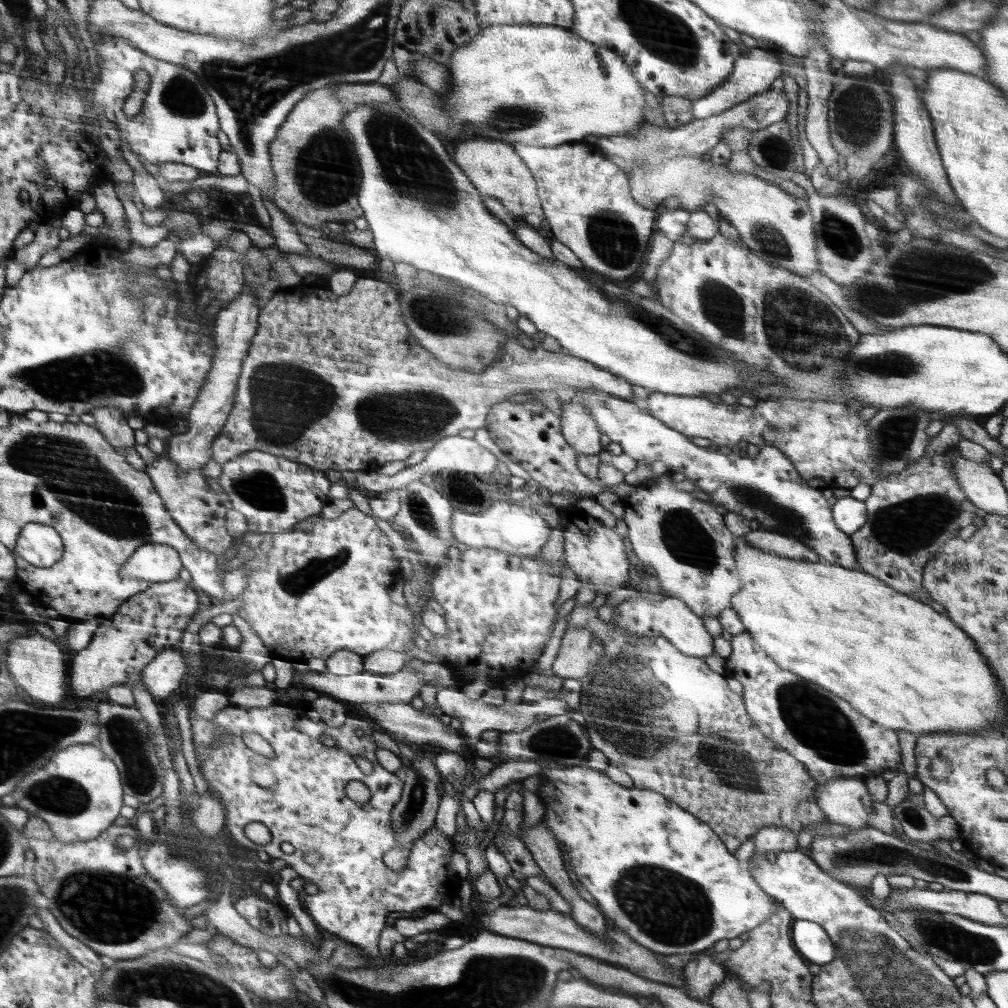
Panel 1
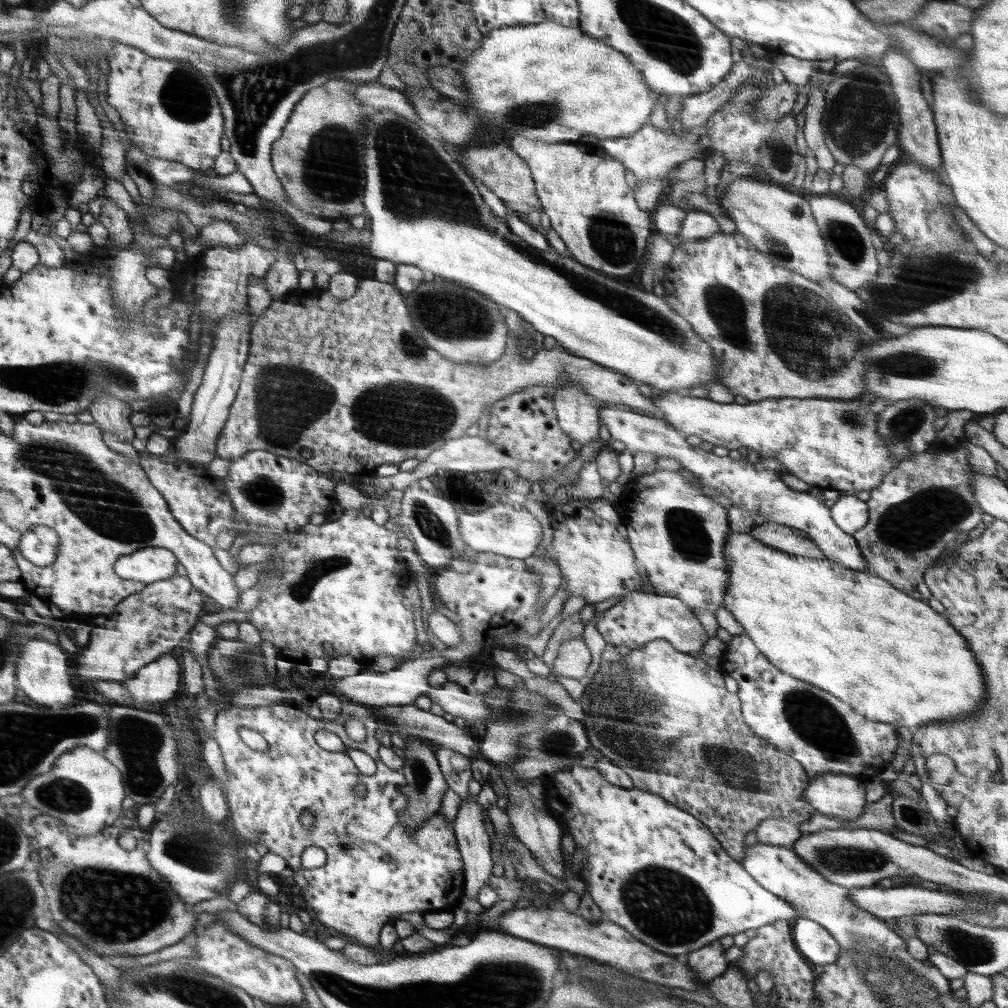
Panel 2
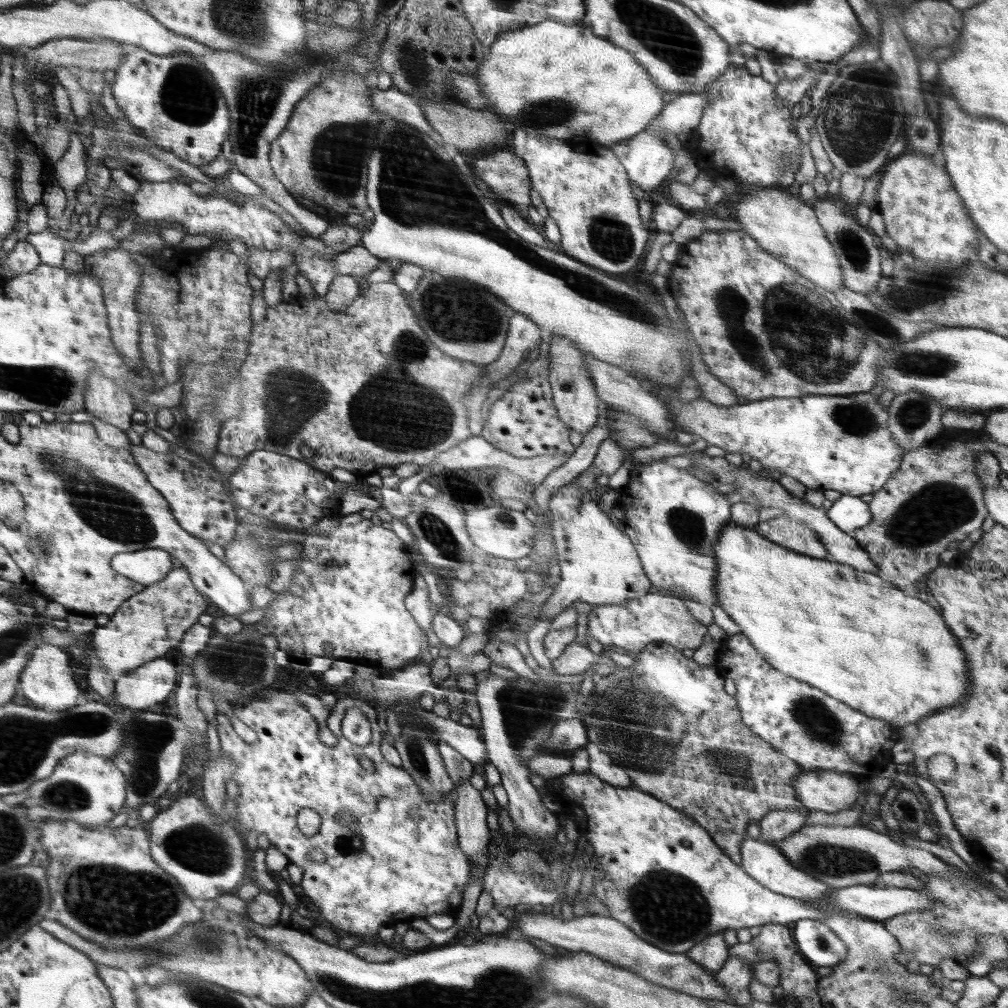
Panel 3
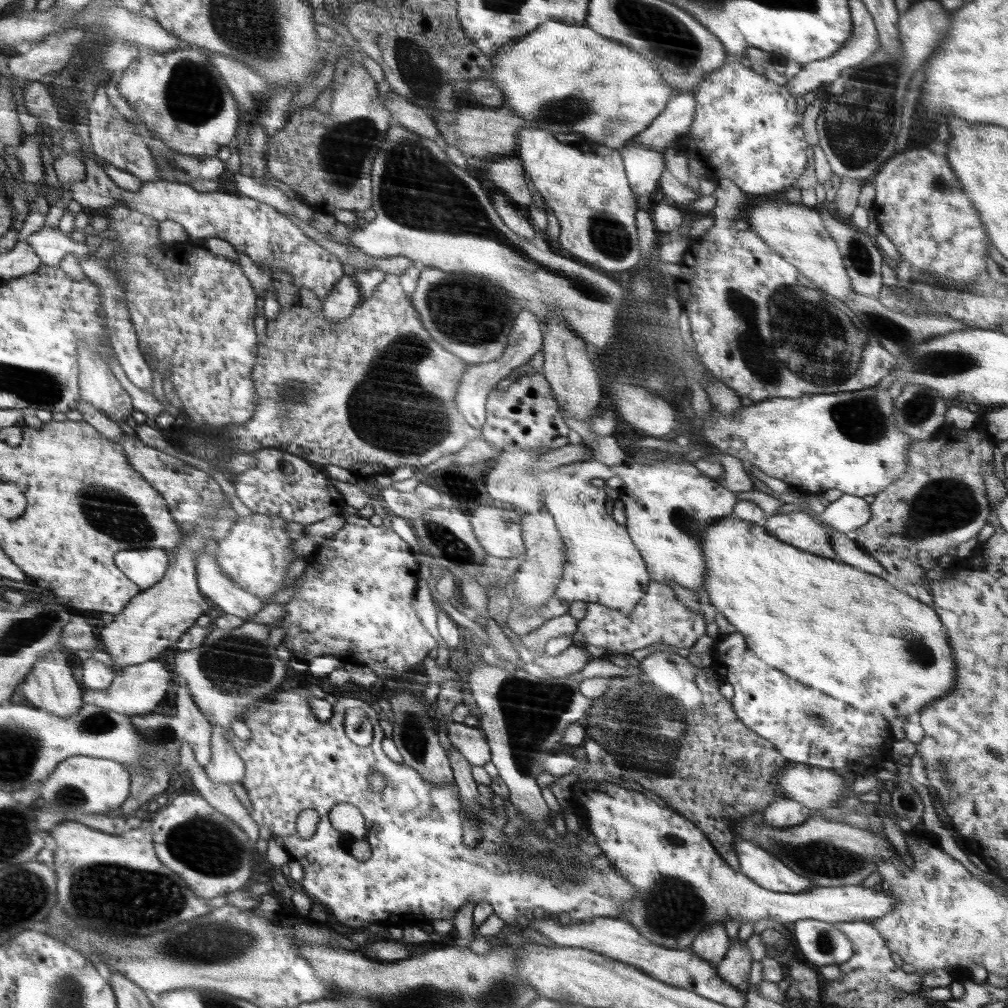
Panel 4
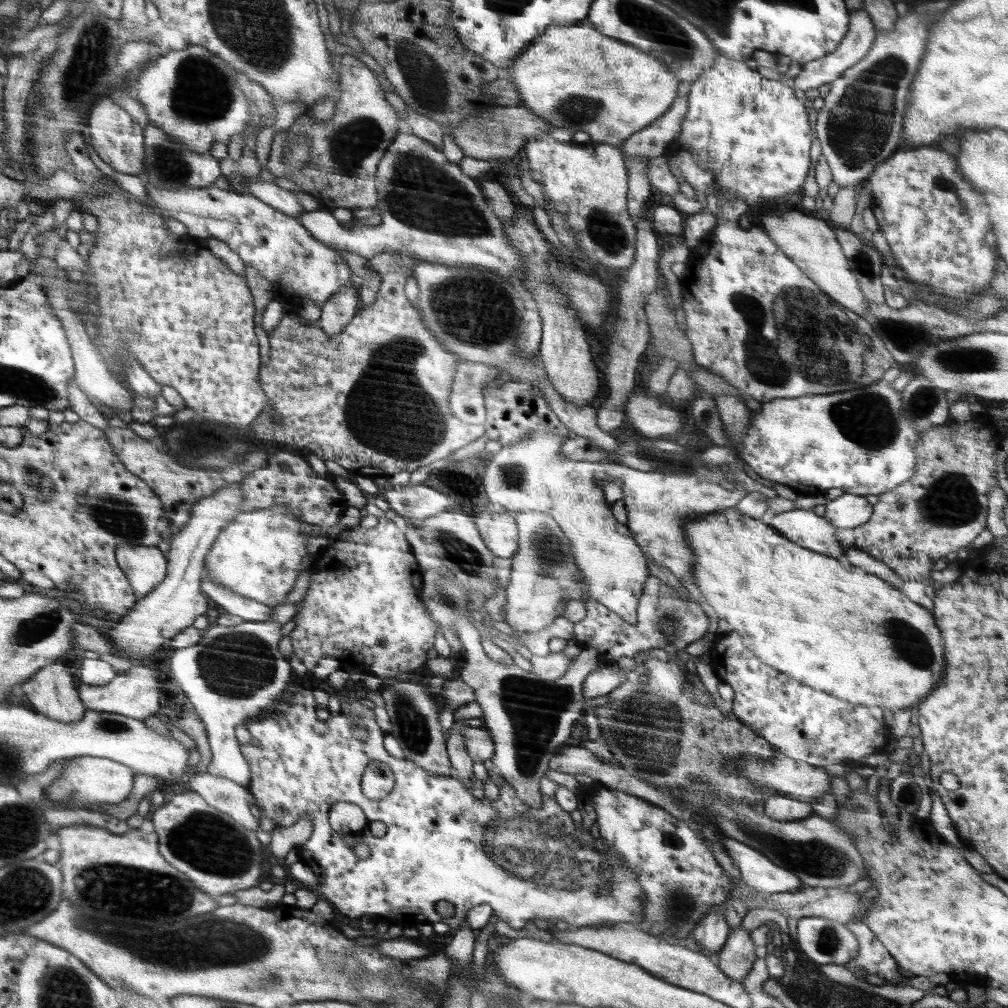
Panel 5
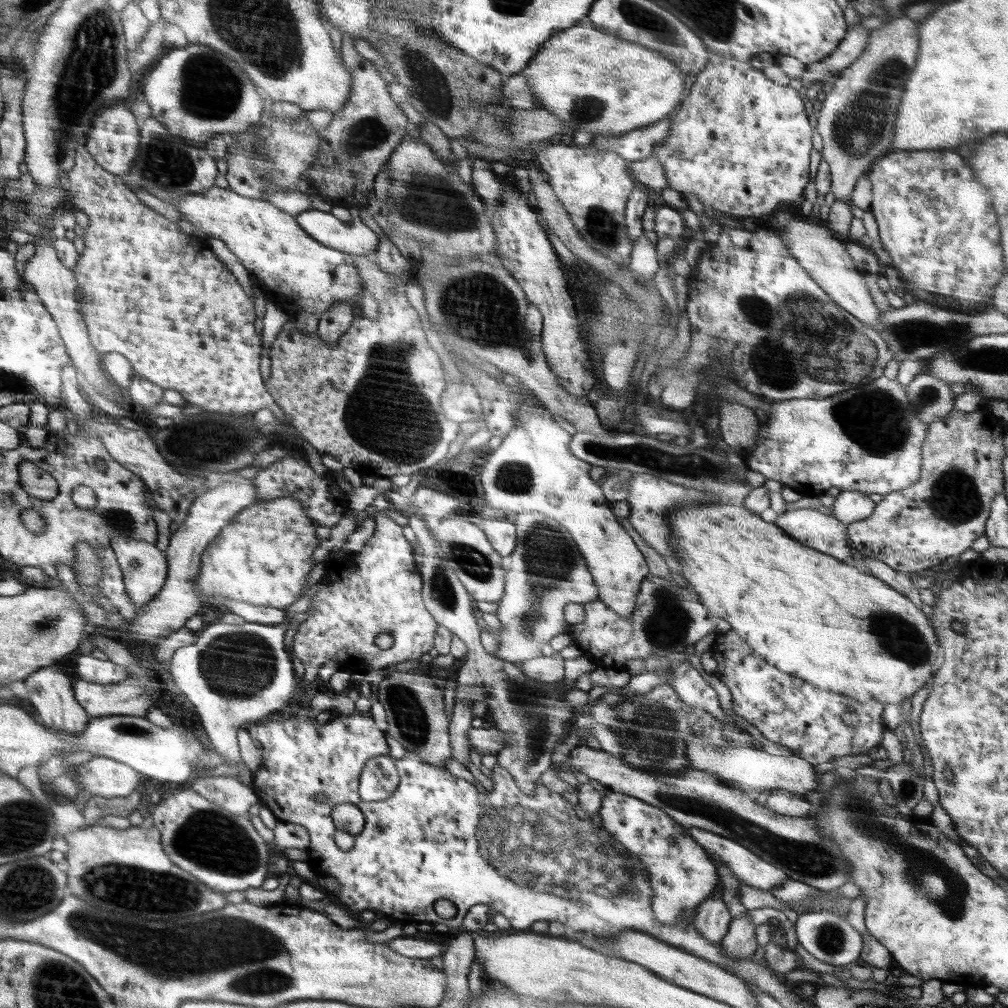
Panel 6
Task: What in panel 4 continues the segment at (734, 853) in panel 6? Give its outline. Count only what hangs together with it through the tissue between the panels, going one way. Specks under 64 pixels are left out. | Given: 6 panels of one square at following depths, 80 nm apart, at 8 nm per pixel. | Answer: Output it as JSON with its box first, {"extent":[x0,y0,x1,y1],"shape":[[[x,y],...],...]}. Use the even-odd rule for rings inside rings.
{"extent":[733,839,815,894],"shape":[[[734,839],[733,847],[741,866],[740,871],[762,888],[779,893],[798,894],[815,887],[809,878],[796,874],[754,842]]]}

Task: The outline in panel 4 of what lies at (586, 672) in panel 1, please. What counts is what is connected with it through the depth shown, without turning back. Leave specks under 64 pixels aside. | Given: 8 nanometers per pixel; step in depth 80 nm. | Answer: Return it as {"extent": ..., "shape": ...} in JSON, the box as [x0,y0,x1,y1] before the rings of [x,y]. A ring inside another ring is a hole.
{"extent":[535,644,588,681],"shape":[[[572,644],[560,654],[554,656],[543,653],[540,656],[536,656],[535,660],[535,663],[550,674],[554,680],[561,681],[565,677],[583,670],[588,662],[587,650],[578,644]]]}

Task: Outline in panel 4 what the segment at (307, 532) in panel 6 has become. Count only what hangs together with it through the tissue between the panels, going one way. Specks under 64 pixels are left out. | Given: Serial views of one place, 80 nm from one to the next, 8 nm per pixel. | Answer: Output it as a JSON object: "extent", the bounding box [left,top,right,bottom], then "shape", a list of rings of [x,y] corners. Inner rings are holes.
{"extent":[214,513,296,602],"shape":[[[252,513],[251,516],[238,518],[229,536],[218,542],[214,558],[221,569],[244,590],[250,591],[264,602],[271,599],[271,594],[282,591],[287,568],[296,560],[292,550],[294,540],[285,531],[289,523],[280,517]]]}

